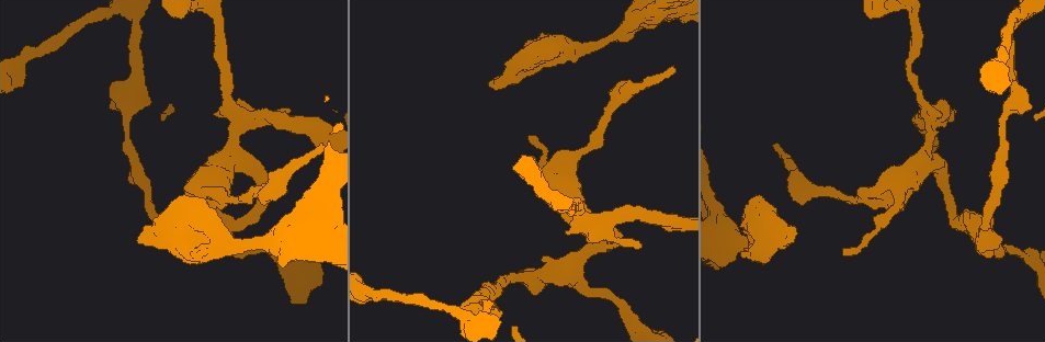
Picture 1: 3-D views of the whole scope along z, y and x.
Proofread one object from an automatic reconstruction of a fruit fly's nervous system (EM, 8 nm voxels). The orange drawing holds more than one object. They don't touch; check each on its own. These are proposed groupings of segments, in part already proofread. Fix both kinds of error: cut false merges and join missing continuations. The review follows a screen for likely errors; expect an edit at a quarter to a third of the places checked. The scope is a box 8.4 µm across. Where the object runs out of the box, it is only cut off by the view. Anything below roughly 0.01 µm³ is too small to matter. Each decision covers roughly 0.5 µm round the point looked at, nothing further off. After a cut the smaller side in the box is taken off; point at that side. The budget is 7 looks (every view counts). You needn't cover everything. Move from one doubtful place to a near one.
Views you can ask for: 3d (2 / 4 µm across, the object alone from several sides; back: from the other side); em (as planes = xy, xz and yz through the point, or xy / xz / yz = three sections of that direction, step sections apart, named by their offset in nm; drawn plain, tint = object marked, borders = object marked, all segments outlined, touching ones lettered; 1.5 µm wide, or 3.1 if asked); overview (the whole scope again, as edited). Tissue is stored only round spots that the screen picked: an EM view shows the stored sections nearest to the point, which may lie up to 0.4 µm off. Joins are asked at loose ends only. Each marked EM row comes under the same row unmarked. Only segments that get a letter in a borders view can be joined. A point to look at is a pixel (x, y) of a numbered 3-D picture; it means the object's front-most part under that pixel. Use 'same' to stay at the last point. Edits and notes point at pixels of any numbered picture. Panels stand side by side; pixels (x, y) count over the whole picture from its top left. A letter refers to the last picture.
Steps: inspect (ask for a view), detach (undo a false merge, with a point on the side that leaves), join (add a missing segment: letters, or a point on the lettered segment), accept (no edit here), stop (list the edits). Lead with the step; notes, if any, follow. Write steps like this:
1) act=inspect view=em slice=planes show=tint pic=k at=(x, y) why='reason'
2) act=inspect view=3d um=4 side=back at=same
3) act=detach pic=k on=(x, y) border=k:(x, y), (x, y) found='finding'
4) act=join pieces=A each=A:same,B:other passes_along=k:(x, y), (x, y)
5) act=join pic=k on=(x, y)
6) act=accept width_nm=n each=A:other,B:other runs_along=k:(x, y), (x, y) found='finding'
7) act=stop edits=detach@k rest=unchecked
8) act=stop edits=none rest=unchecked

act=inspect view=em slice=xz step=4 show=tint pic=1 at=(672, 73) why='branch stops here'

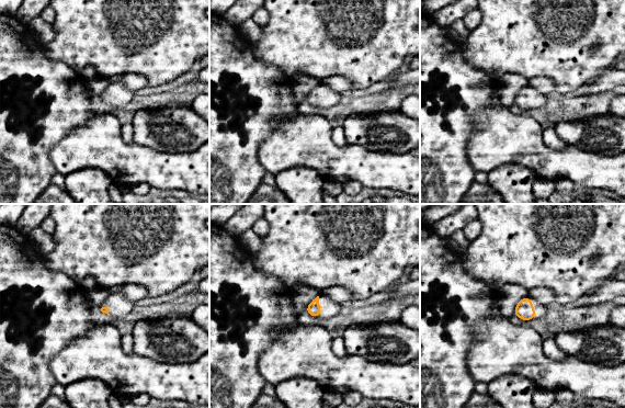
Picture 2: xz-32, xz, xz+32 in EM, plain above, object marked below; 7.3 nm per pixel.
act=inspect view=em slice=planes show=borders at=same

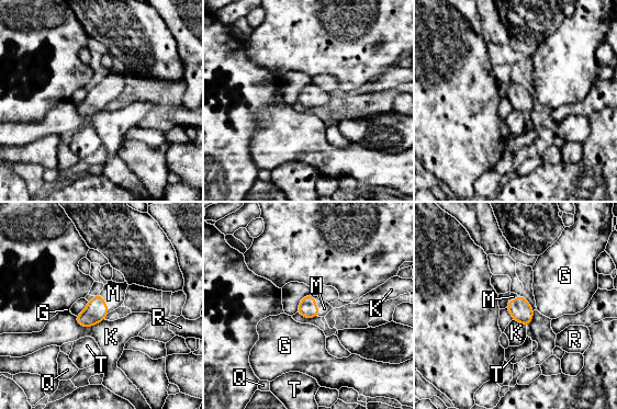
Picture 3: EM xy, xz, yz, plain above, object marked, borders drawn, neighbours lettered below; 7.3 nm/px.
act=join pieces=M each=G:other,K:other,M:same,Q:other,R:other,T:other found='the neuron continues'

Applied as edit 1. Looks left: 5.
act=inspect view=overview why='see it whole again'

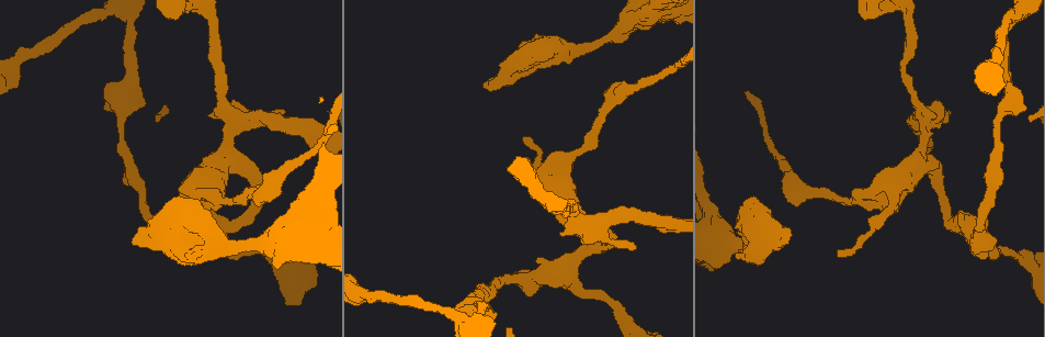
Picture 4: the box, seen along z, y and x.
act=inspect view=em slice=xz step=4 show=borders pic=4 at=(837, 253) why='thin end'

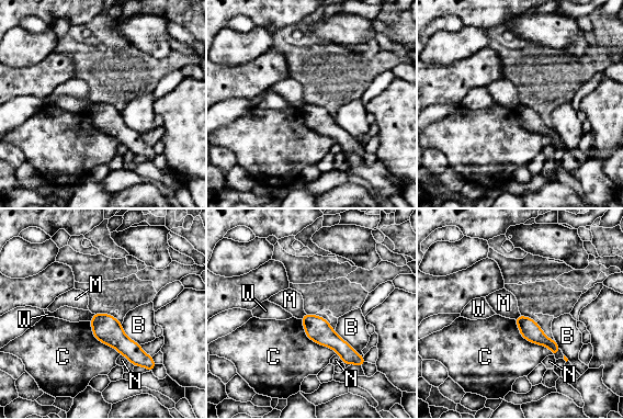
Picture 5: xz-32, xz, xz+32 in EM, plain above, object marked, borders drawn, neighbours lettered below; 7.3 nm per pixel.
act=inspect view=em slice=xy step=8 show=borders at=same why='cut it another way'

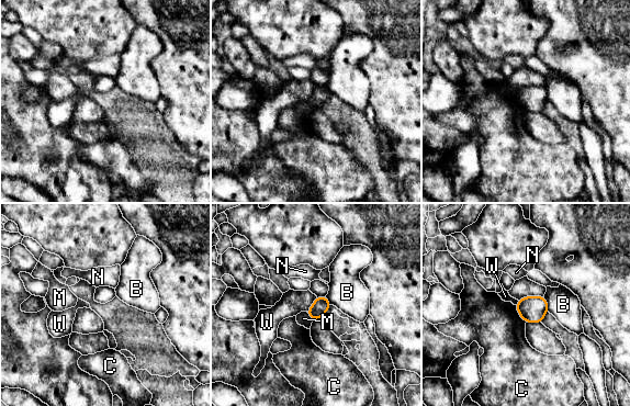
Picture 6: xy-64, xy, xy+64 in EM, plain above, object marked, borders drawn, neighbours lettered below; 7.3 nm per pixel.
act=accept each=B:other,C:other,M:other,N:other,W:other border=6:(316, 296), (306, 312) found='no lettered segment goes on from it'

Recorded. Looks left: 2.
act=stop edits=join@3 rest=unchecked

